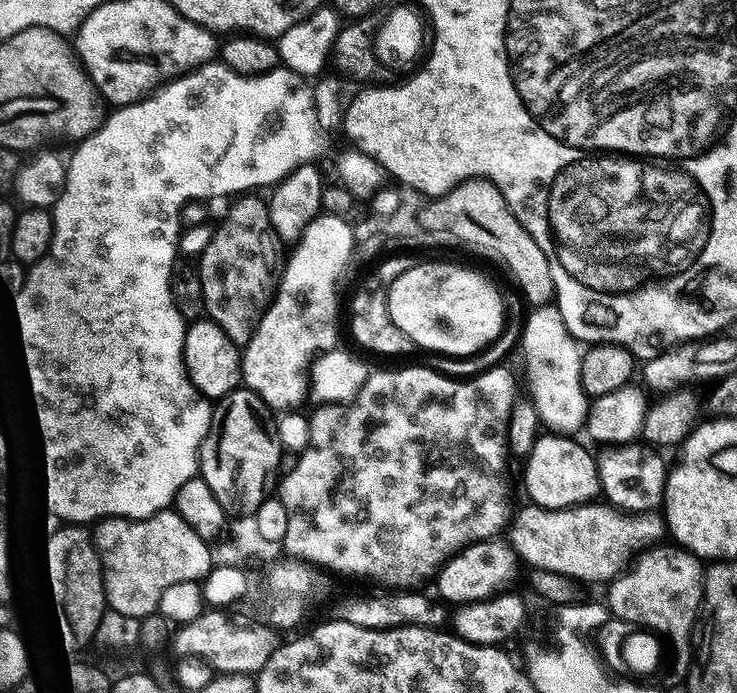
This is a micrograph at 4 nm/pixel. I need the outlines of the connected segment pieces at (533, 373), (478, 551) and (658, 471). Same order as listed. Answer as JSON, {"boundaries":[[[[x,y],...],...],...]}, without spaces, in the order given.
{"boundaries":[[[[541,304],[531,309],[522,329],[524,372],[528,375],[530,403],[540,415],[541,425],[556,434],[576,434],[585,427],[590,397],[580,380],[581,345],[566,330],[560,309],[552,304]]],[[[500,539],[479,540],[476,544],[469,544],[440,569],[434,585],[440,591],[441,601],[452,606],[472,604],[475,600],[489,599],[507,589],[504,587],[515,578],[522,564],[511,543],[507,539]]],[[[623,442],[605,447],[603,451],[598,456],[600,490],[607,503],[621,512],[650,512],[663,505],[669,469],[666,464],[664,468],[664,460],[655,447],[644,442]]]]}

